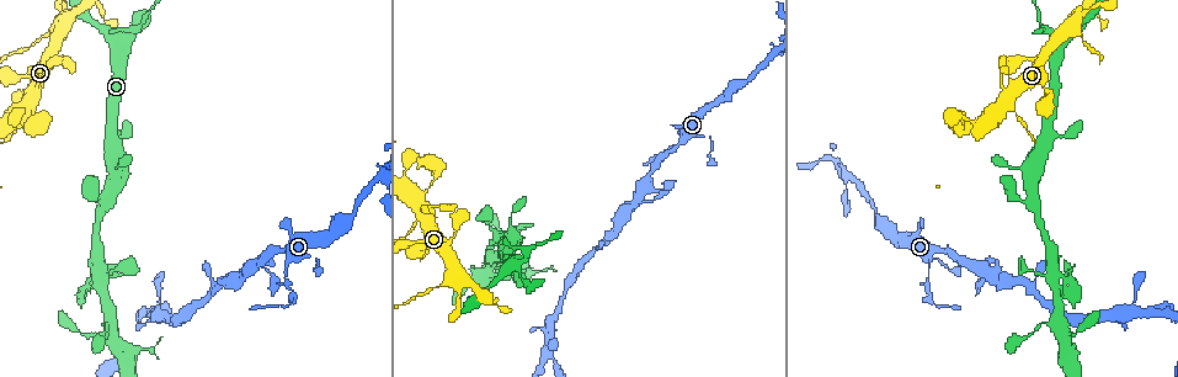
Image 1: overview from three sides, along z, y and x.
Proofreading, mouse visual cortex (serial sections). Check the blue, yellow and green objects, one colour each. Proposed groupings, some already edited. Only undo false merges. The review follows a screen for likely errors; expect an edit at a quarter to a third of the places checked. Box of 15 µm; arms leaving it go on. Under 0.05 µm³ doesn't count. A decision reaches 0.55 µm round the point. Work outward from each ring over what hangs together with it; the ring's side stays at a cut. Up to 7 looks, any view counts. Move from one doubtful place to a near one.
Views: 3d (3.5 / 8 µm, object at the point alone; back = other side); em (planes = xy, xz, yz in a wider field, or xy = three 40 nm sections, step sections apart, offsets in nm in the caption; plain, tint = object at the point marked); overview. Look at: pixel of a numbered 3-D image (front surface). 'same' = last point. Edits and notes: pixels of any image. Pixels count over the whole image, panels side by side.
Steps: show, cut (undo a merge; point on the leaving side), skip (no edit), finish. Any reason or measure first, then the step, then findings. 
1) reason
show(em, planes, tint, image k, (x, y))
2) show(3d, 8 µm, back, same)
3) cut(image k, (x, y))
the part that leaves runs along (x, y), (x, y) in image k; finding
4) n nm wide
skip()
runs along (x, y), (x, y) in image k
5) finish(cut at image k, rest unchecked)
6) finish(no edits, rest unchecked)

narrows sharply
show(3d, 3.5 µm, image 1, (286, 274))

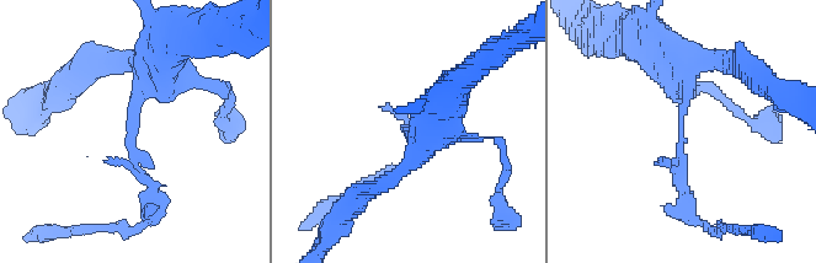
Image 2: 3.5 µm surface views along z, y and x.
shape alone is not enough
show(em, xy, step 5, tint, image 2, (132, 134))

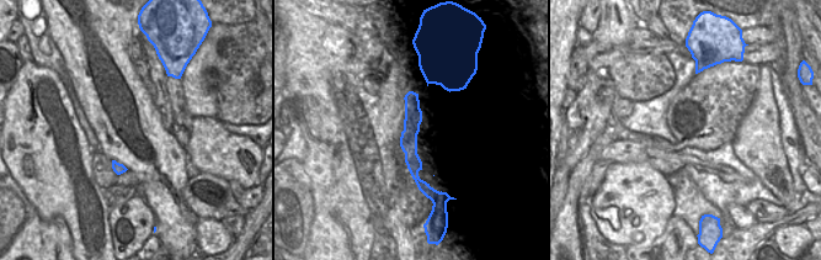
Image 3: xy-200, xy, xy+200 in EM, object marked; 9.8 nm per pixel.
cut(image 2, (672, 213))
the part that leaves runs along (683, 171), (686, 209), (712, 232), (728, 227) in image 2; two cells meet here

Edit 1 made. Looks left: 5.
sudden change in width
show(3d, 3.5 µm, image 1, (42, 36))

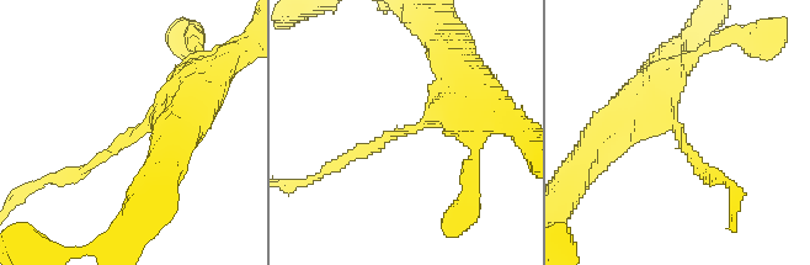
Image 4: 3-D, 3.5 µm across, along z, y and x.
arms of 150, 500 nm; now the EM
show(em, xy, step 1, tint, image 4, (679, 129))

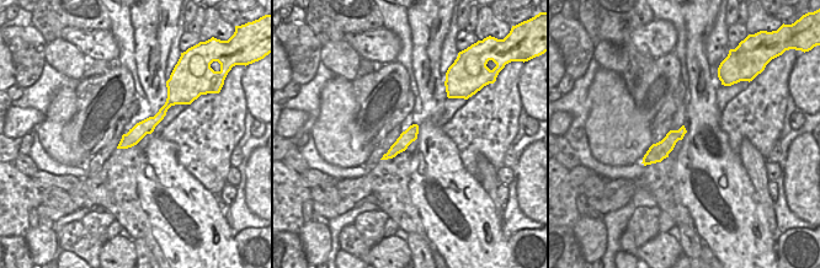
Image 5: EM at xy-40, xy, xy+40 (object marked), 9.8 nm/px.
cut(image 4, (347, 157))
the part that leaves runs along (383, 142), (345, 158), (303, 183) in image 4; two cells meet here

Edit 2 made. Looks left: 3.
show(overview)

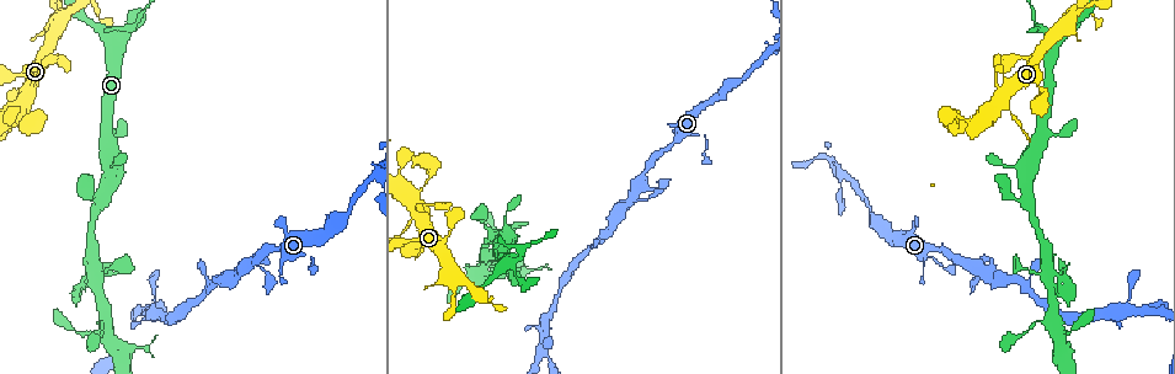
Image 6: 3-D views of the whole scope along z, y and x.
four-way junction
show(3d, 8 µm, image 6, (512, 264))

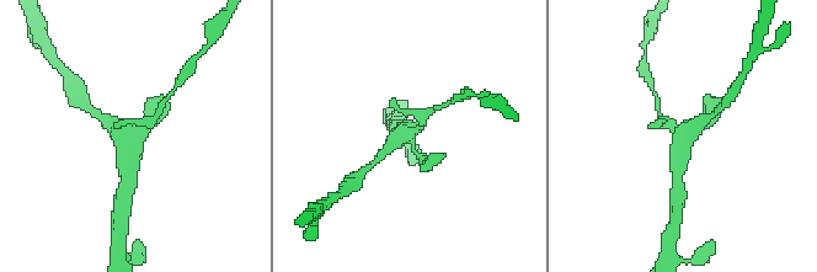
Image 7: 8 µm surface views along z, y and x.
4 arms; arms of 150, 250, 300, 450 nm; now the EM
show(em, xy, step 1, tint, image 7, (132, 135))

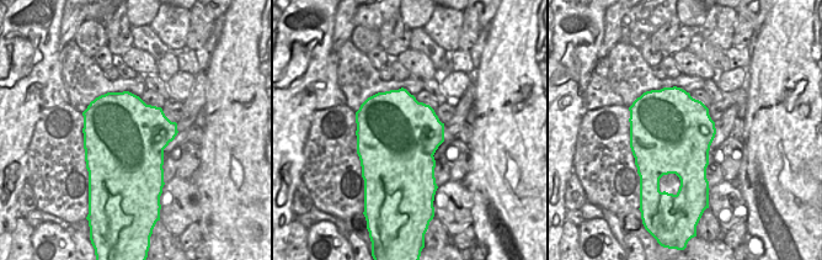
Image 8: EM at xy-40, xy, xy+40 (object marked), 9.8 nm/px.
cut(image 7, (430, 111))
the part that leaves runs along (418, 128), (426, 112), (444, 106) in image 7; two cells meet here

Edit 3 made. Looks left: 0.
finish(cut at image 2, cut at image 4, cut at image 7, rest unchecked)

